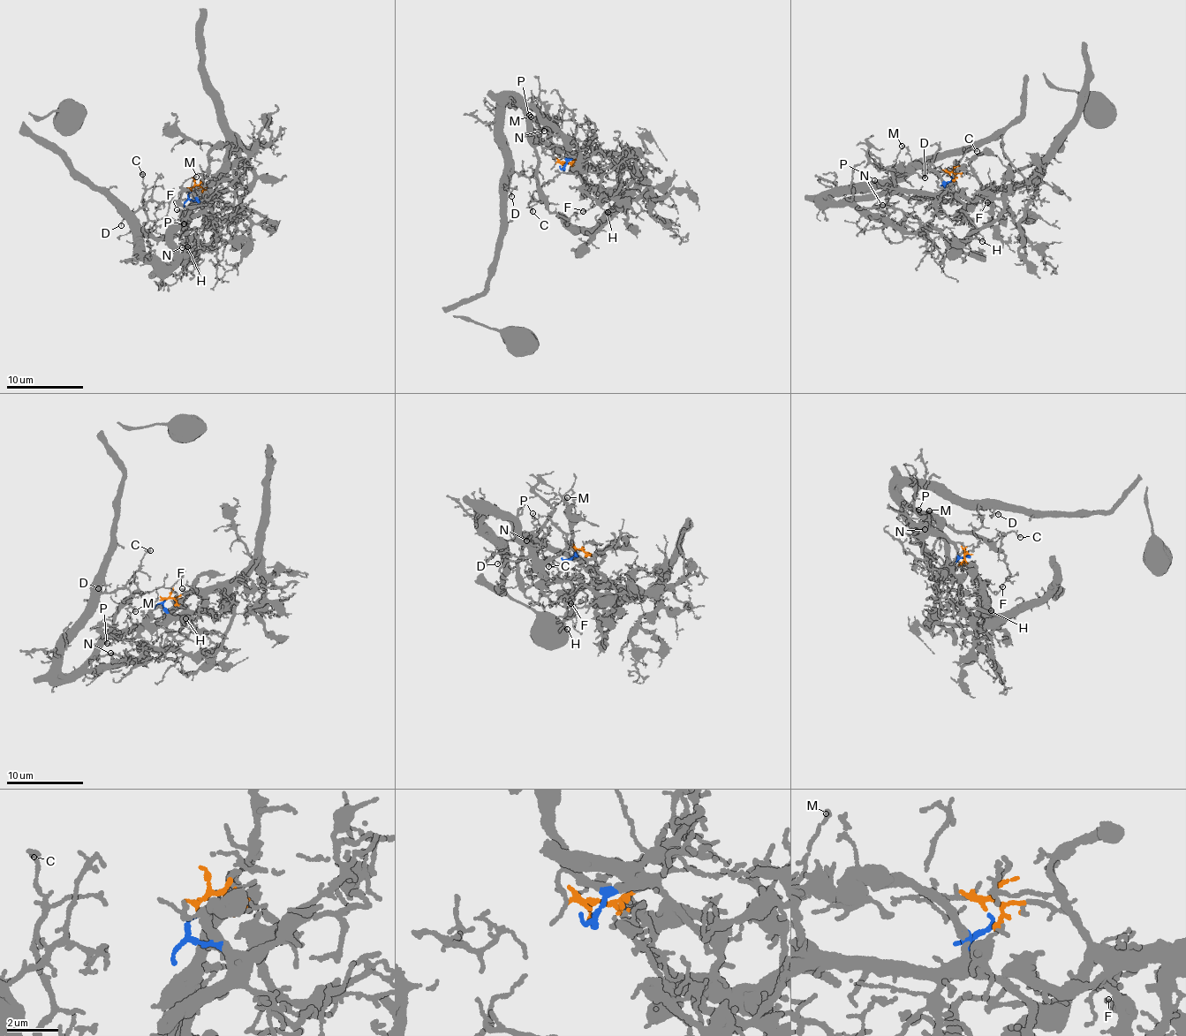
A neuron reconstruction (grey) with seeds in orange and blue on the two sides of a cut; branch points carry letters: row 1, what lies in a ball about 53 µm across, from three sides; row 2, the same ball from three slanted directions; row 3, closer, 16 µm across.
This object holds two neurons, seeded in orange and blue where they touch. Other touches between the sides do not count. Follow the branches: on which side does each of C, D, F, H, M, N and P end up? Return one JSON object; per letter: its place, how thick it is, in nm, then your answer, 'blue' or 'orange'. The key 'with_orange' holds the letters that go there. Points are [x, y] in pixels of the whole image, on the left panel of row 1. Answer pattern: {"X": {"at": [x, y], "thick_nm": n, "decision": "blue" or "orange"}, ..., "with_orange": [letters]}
{"C": {"at": [142, 174], "thick_nm": 150, "decision": "blue"}, "D": {"at": [121, 225], "thick_nm": 110, "decision": "blue"}, "F": {"at": [177, 209], "thick_nm": 120, "decision": "orange"}, "H": {"at": [187, 246], "thick_nm": 120, "decision": "orange"}, "M": {"at": [196, 177], "thick_nm": 120, "decision": "blue"}, "N": {"at": [182, 247], "thick_nm": 150, "decision": "blue"}, "P": {"at": [184, 223], "thick_nm": 110, "decision": "blue"}, "with_orange": ["F", "H"]}

